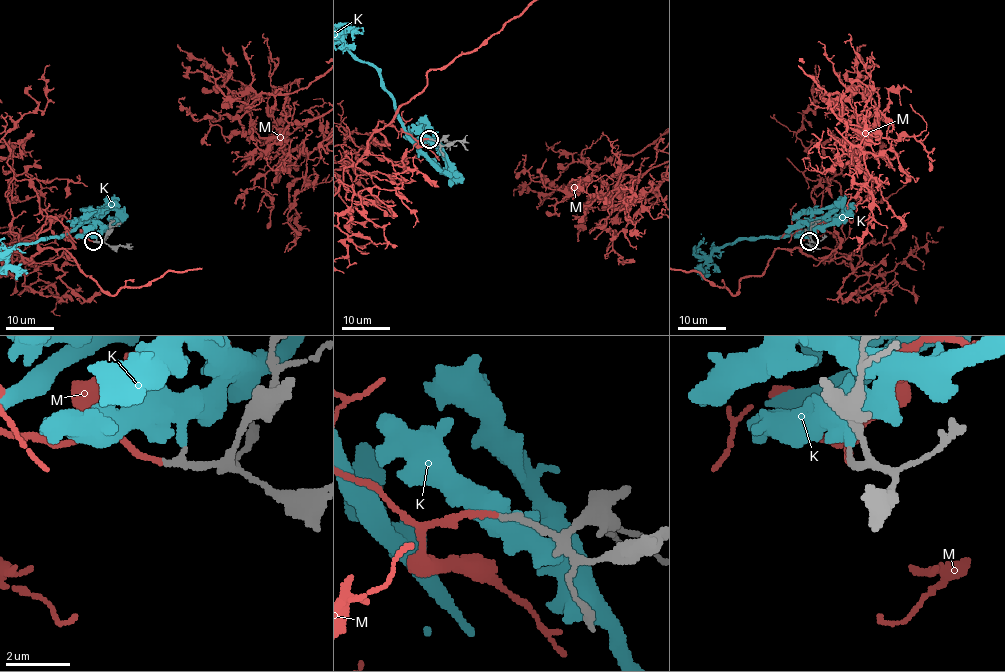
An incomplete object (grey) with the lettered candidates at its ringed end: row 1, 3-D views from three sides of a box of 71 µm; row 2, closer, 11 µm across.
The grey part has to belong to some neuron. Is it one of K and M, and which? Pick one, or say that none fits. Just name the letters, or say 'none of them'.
M

